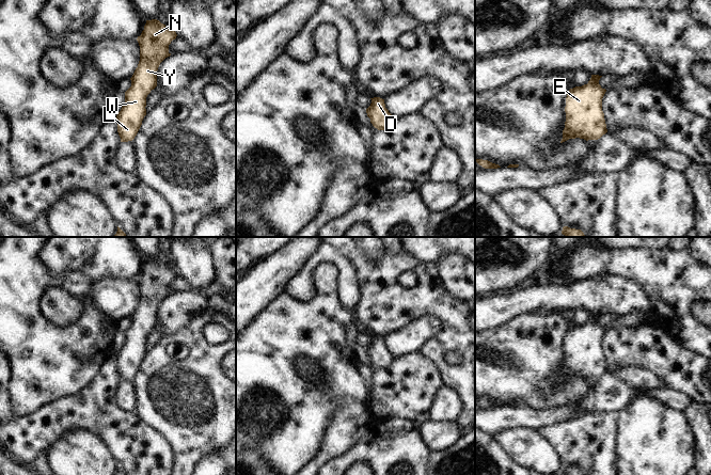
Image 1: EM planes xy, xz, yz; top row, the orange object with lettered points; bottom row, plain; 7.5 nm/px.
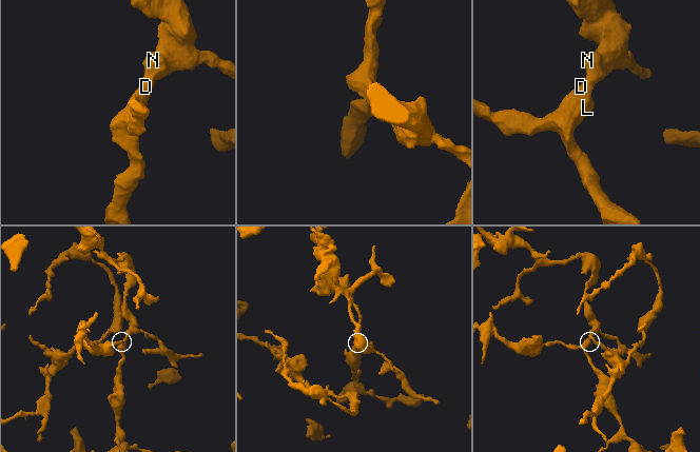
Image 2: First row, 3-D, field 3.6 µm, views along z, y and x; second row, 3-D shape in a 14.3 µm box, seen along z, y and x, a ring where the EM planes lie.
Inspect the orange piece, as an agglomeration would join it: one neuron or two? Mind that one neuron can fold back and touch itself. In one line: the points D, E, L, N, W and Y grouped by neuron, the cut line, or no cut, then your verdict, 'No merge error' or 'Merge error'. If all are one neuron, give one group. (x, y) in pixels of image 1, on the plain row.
Groups: D E L N W Y. No split. No merge error

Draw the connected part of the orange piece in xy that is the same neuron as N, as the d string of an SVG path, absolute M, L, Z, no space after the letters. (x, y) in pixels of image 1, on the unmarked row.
M157 258L146 259L144 269L137 280L140 285L140 300L131 319L131 326L125 331L125 342L116 354L117 371L121 381L132 380L137 375L144 355L146 354L146 336L157 326L157 310L160 302L171 295L169 284L177 275L175 270L169 269Z

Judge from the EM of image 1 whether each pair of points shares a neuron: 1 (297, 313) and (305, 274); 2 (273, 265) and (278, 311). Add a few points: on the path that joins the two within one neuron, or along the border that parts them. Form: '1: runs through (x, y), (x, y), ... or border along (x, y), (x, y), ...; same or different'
1: border along (312, 279), (314, 295), (306, 301), (296, 299); different
2: border along (283, 291), (258, 314); different

